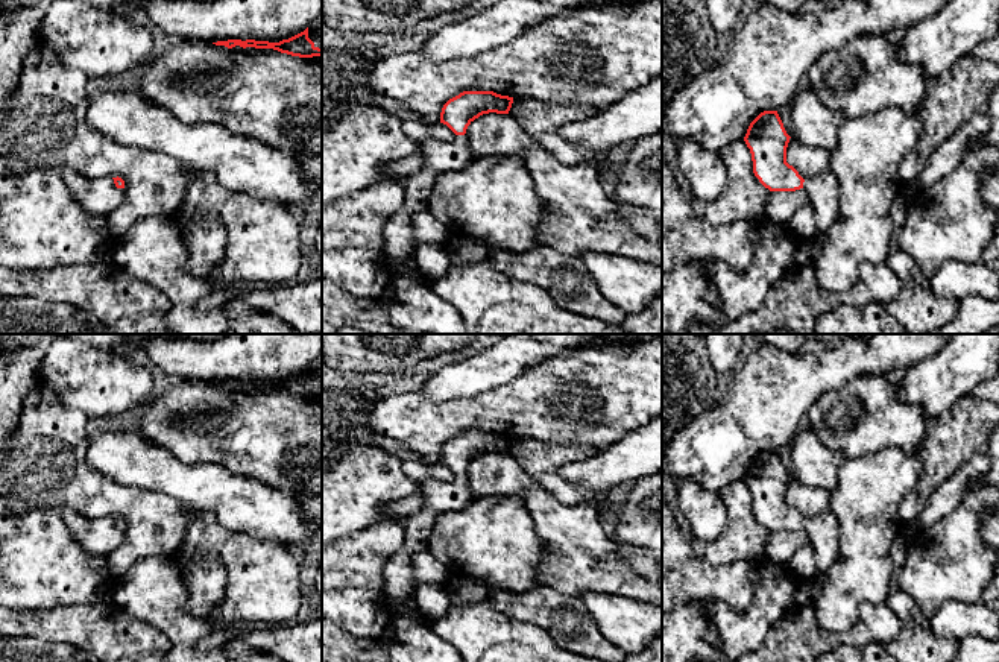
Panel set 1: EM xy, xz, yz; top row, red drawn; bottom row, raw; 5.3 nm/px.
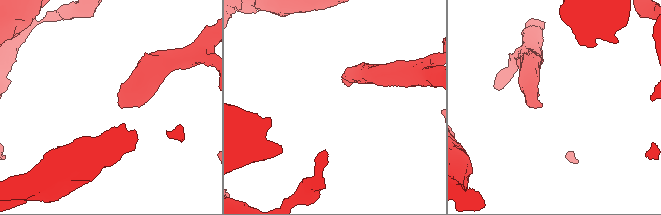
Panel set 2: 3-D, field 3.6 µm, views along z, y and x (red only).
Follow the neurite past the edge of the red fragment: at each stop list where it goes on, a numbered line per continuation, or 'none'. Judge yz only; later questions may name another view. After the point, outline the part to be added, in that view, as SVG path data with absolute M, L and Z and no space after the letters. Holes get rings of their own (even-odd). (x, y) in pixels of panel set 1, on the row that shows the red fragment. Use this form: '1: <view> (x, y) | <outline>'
1: yz (822, 190) | M827 170L811 179L805 179L803 190L808 194L809 203L814 210L814 220L817 225L817 232L811 238L803 238L796 251L794 260L797 266L814 264L811 257L812 243L824 237L827 229L832 226L837 217L837 181L834 175Z

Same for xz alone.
1: xz (441, 155) | M455 135L449 141L428 138L421 149L425 153L425 164L421 172L402 182L405 188L404 206L384 226L386 255L383 261L389 275L424 278L414 258L416 247L410 219L414 213L428 208L428 196L439 173L463 169L475 159L465 135Z

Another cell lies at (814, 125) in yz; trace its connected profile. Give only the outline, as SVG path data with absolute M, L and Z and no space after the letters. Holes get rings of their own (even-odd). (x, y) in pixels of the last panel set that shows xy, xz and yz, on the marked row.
M812 90L800 91L791 102L794 137L805 146L827 152L838 146L838 131L846 120L843 114L826 108Z

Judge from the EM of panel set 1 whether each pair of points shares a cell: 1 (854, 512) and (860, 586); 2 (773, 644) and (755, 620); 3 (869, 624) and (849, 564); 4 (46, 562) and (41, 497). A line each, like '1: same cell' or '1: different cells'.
1: same cell
2: different cells
3: different cells
4: different cells

